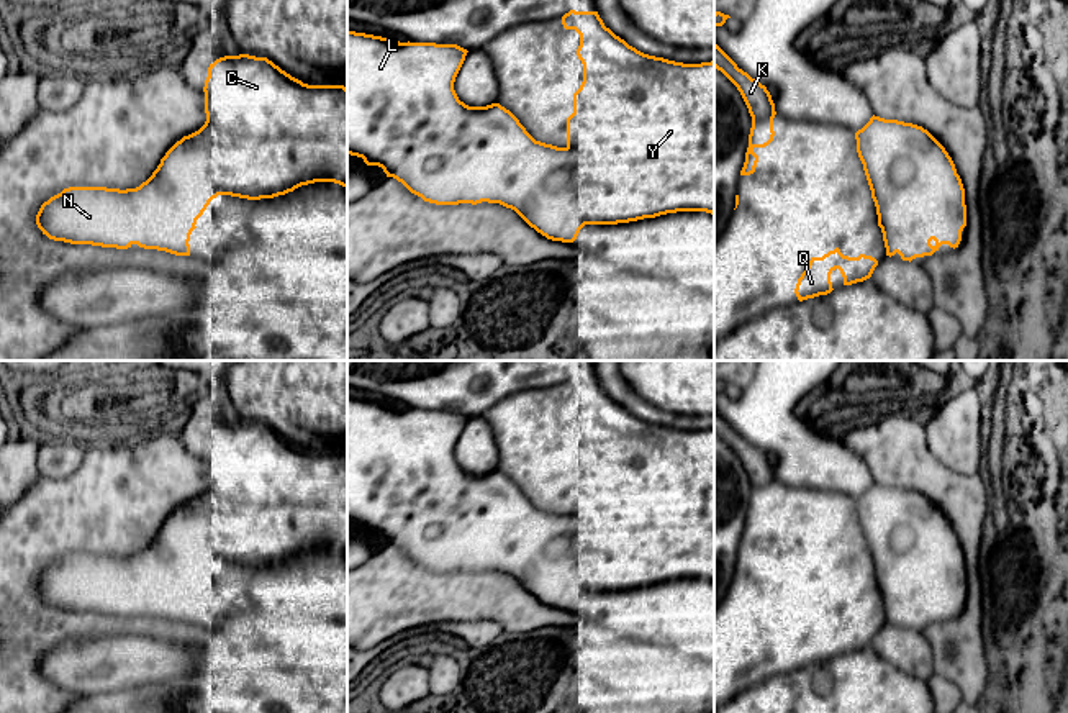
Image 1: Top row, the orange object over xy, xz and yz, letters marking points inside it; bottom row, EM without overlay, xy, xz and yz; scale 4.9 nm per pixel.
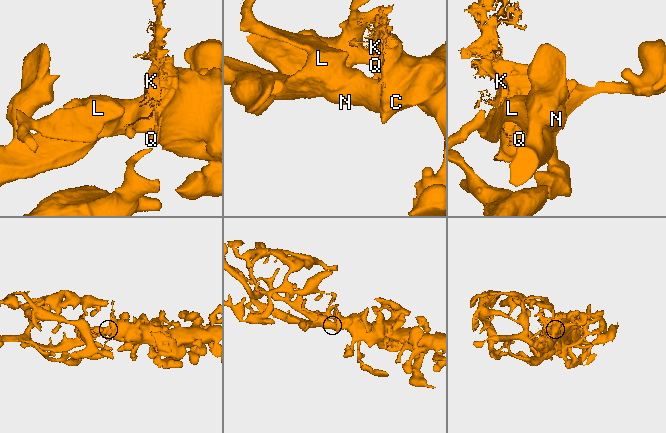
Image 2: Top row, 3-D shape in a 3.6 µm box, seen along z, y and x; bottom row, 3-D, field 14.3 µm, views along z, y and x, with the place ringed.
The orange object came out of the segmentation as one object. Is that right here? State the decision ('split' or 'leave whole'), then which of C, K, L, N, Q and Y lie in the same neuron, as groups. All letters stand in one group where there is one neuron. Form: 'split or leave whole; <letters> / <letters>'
split; C K Q Y / L N

